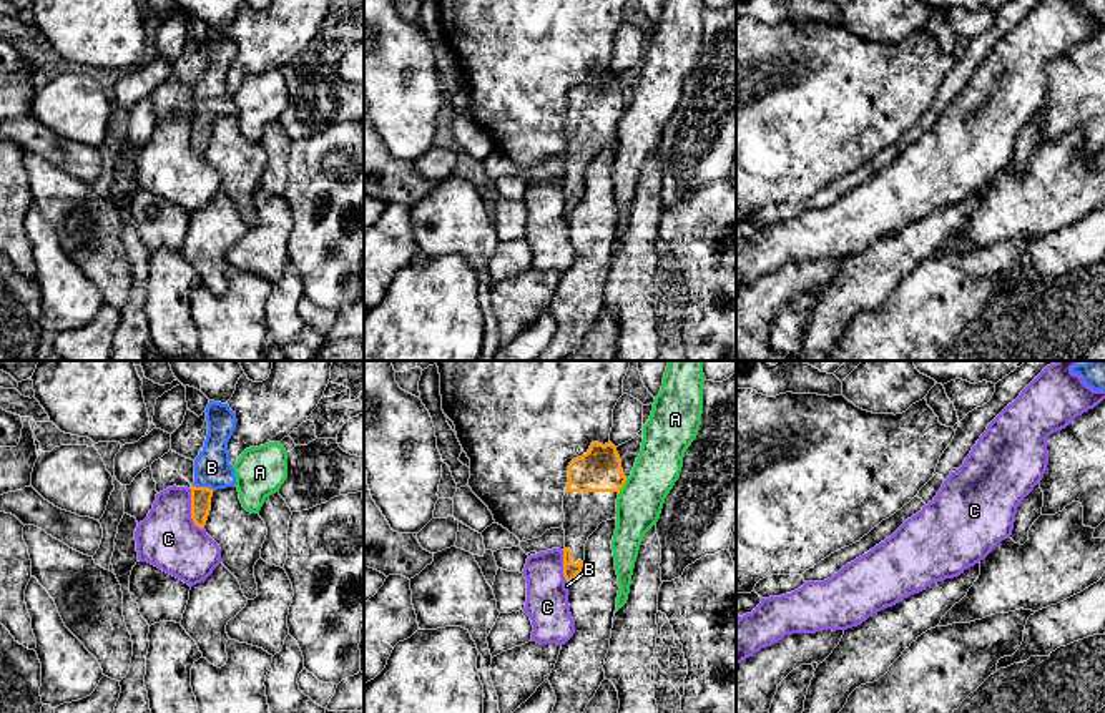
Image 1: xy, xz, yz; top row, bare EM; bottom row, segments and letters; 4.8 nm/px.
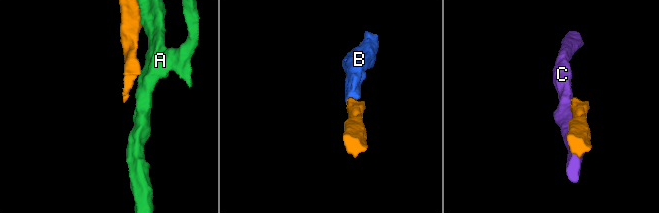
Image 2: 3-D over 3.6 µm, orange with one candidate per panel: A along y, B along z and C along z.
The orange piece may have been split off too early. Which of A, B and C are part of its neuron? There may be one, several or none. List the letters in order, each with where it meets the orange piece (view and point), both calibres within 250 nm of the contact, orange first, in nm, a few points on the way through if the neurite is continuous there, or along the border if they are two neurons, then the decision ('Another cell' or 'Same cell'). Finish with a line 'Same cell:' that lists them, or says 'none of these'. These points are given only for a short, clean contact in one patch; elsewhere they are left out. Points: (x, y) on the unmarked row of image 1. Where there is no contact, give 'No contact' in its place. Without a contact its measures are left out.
A: Touches orange at xz (622, 115). Thickness 200 nm (orange) against 220 nm. Another cell
B: Touches orange at xy (203, 115). Thickness 100 nm (orange) against 180 nm. Path across: xy (200, 123), (203, 115), (211, 95). Same cell
C: Touches orange at xy (191, 138). Thickness 100 nm (orange) against 300 nm. Another cell
Same cell: B

